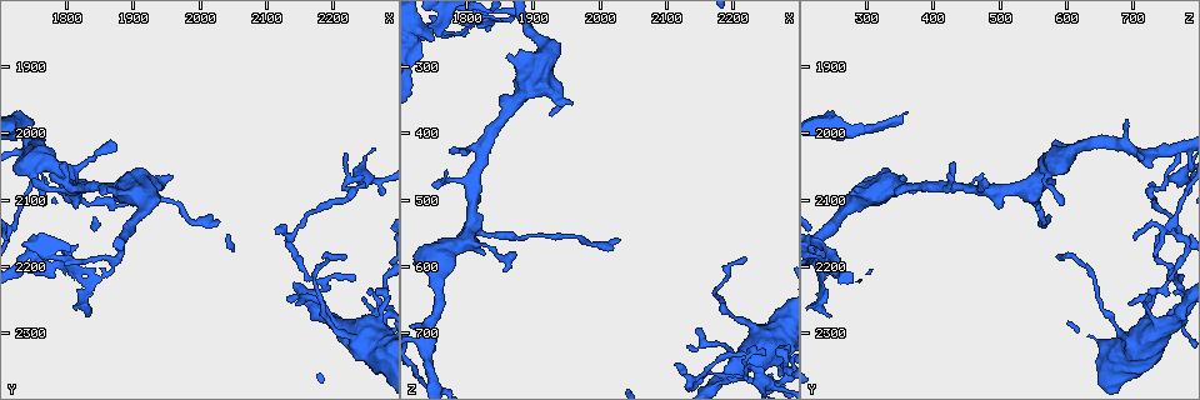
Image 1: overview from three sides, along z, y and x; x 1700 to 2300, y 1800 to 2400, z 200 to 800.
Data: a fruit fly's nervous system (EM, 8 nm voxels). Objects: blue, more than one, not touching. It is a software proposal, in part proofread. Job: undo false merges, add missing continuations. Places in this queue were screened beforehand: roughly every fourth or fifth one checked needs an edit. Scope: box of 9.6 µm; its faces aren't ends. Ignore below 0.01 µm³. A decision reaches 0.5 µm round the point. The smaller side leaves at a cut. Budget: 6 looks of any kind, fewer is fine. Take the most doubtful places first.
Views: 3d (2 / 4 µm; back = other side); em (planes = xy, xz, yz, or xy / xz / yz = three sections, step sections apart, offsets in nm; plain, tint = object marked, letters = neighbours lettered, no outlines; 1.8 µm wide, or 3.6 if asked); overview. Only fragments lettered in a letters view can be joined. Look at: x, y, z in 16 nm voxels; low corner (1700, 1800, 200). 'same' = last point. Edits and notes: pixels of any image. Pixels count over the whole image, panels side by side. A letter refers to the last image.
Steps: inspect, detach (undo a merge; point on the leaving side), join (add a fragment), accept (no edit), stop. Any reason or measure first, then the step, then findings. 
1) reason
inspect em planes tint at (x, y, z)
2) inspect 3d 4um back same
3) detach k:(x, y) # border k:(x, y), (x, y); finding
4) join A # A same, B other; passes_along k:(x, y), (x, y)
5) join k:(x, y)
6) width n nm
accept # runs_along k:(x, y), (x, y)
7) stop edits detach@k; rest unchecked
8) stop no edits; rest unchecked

branch stops here
inspect em planes plain at (1750, 1980, 260)

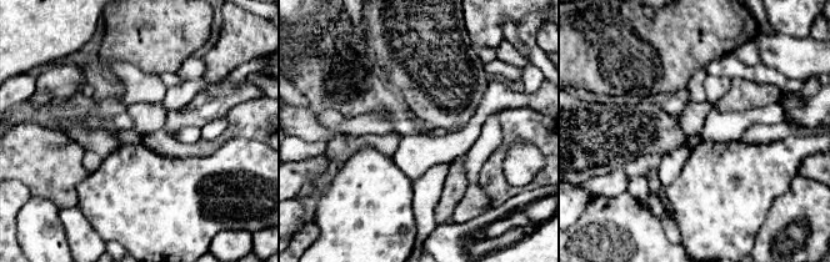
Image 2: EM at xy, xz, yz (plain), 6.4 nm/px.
see the neighbours
inspect em planes letters same

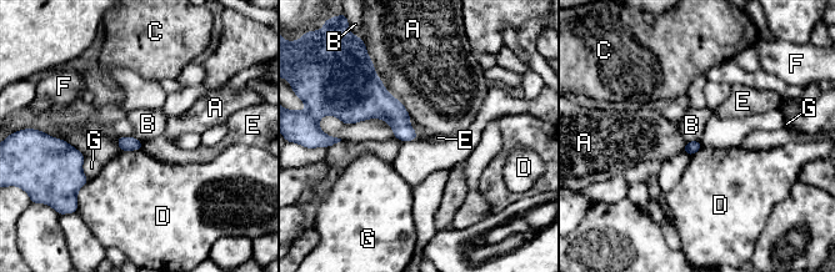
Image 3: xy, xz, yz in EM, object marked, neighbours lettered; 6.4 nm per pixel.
longest_contact A 190 nm
accept # A other, B other, C other, D other, E other, F other, G other; border 3:(409, 116), (409, 122), (418, 139); no lettered fragment goes on from it

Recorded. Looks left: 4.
sudden change in width
inspect 3d 2um back at (1805, 2085, 535)

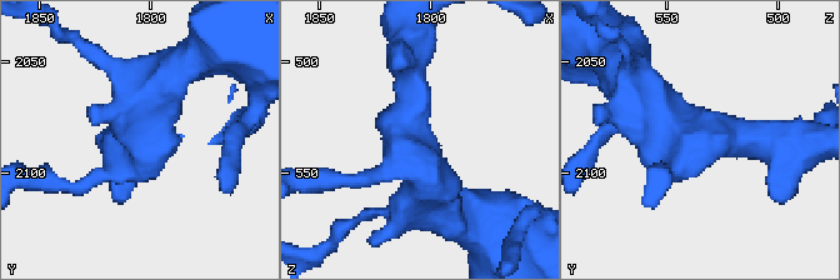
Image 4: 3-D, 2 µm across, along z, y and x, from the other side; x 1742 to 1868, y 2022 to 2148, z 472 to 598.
arms 4; now the EM
inspect em planes tint at (1811, 2083, 537)

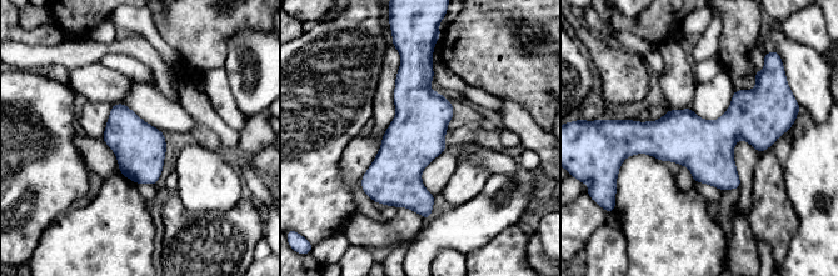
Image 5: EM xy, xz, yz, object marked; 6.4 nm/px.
what lies round it
inspect em planes letters same

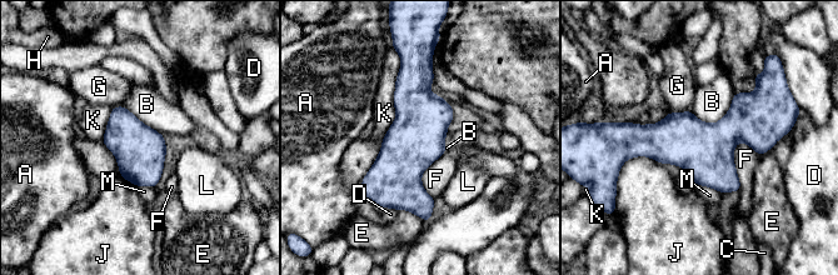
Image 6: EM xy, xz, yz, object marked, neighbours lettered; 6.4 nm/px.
accept # A other, B other, C other, D other, E other, F other, G other, H other, J other, K other, L other, M other; border 6:(734, 94), (717, 121), (689, 110); continuous, no second neuron

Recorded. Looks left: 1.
thin end
inspect em planes letters at (2110, 2150, 750)

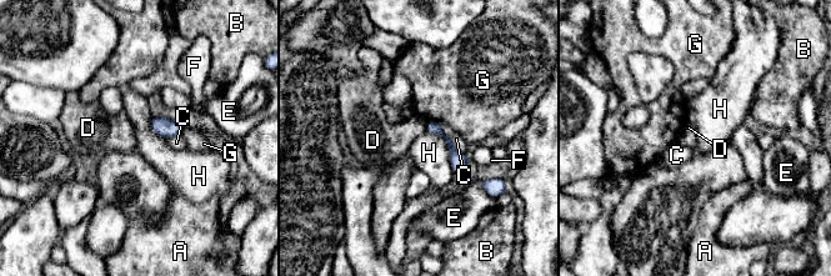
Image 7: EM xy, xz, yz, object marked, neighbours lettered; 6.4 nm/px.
accept # A other, B other, C other, D other, E other, F other, G other, H other; runs_along 7:(431, 124), (447, 140), (464, 171); none of them fits

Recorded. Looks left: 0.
stop no edits; rest unchecked

